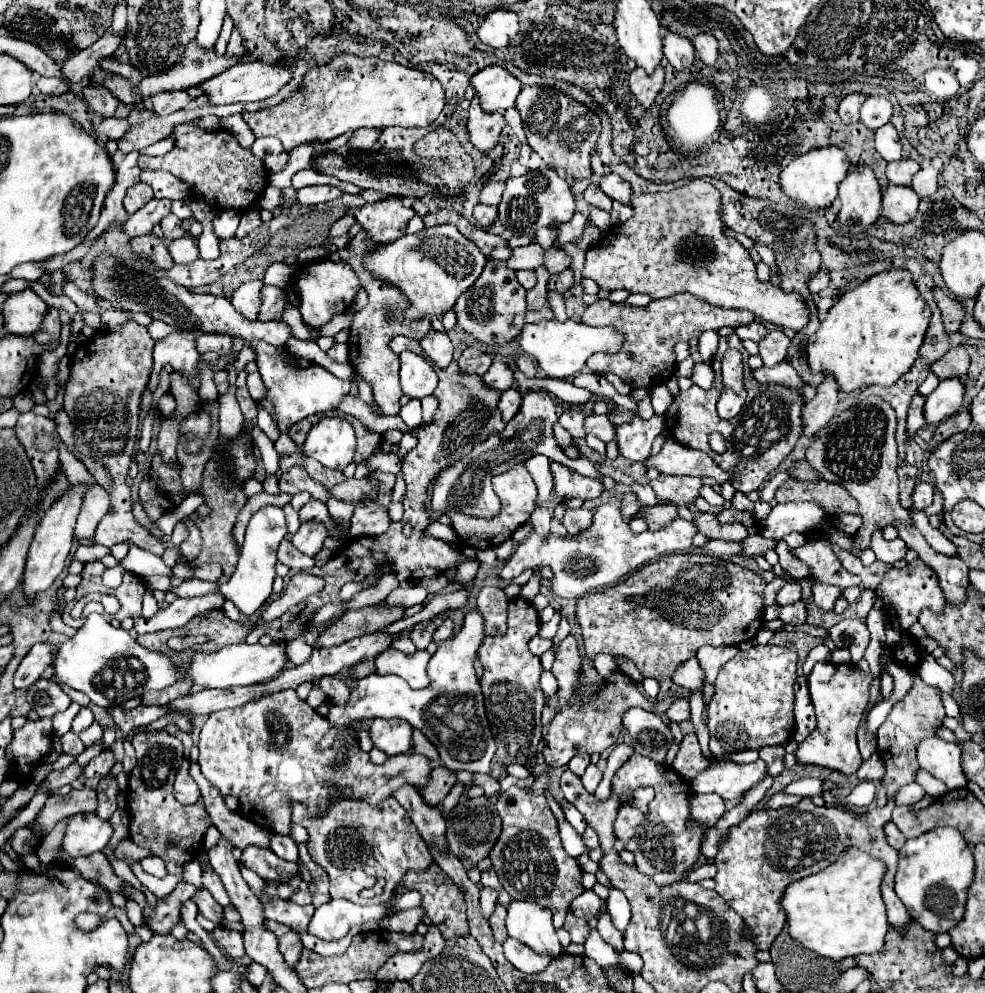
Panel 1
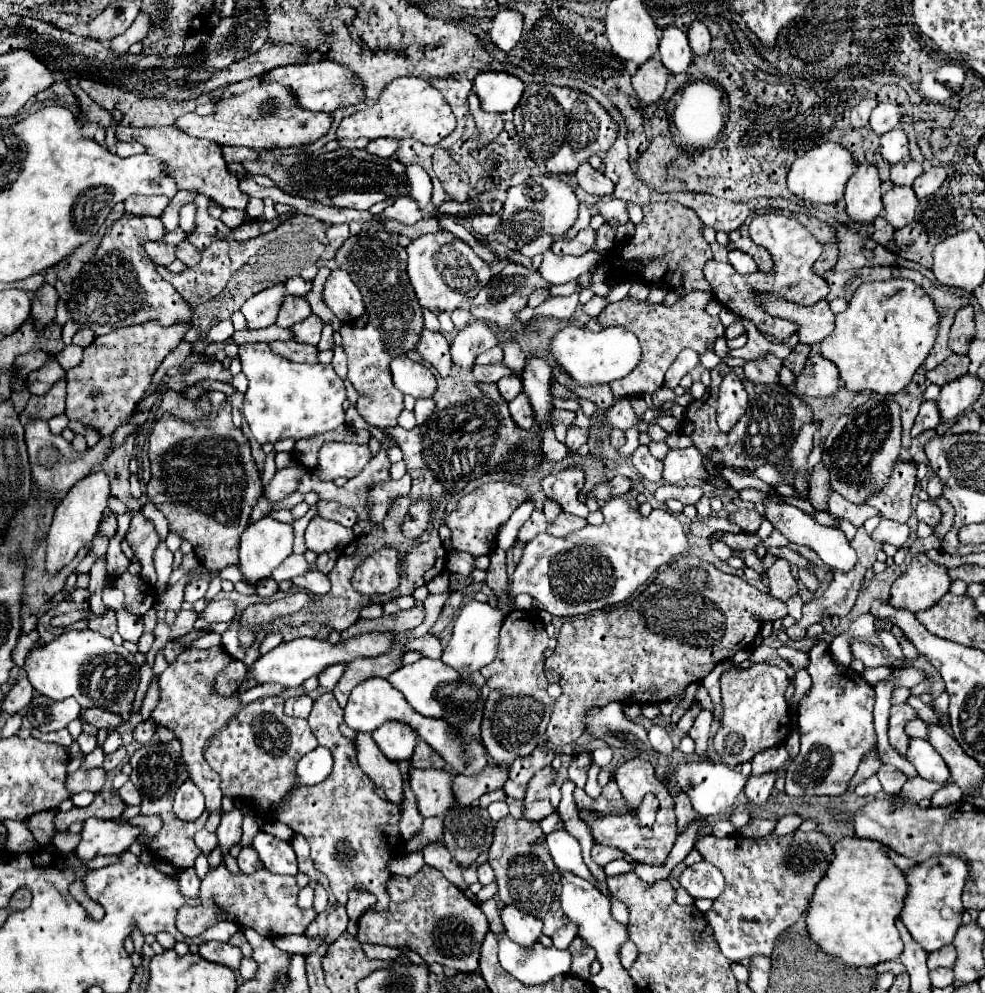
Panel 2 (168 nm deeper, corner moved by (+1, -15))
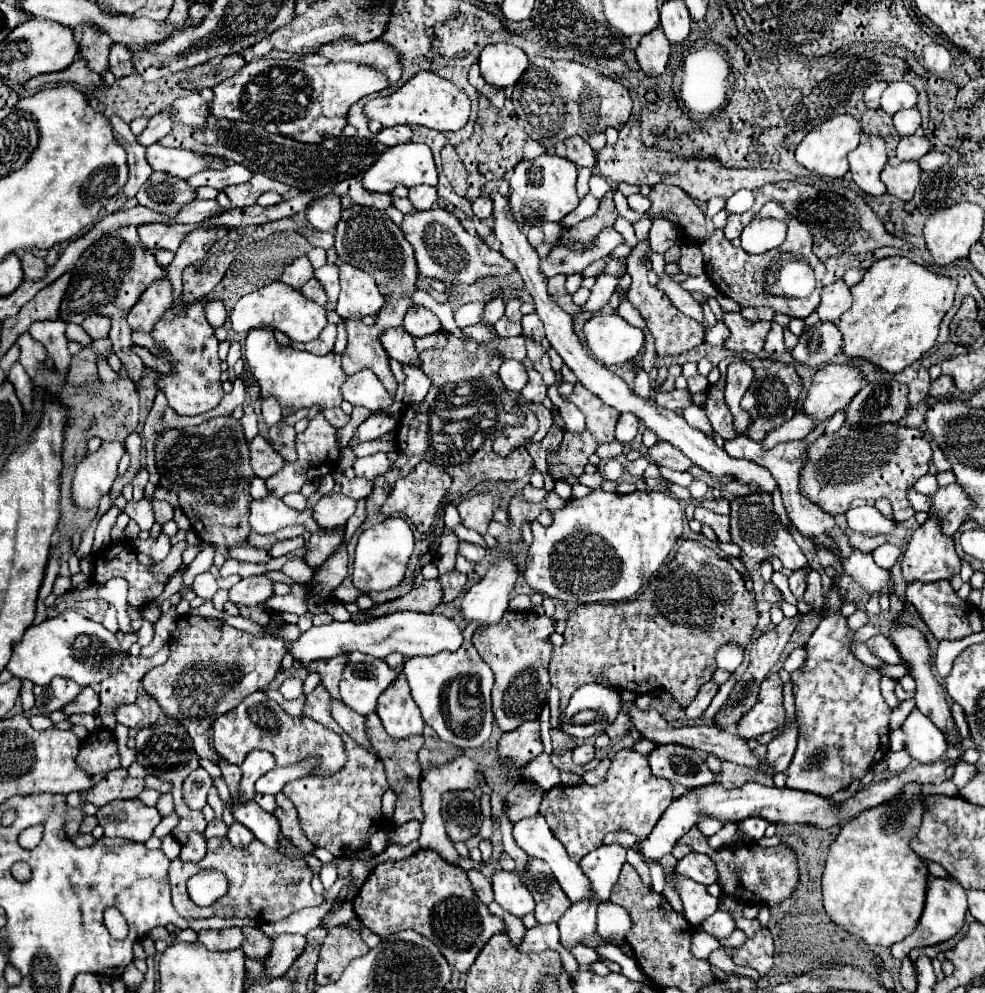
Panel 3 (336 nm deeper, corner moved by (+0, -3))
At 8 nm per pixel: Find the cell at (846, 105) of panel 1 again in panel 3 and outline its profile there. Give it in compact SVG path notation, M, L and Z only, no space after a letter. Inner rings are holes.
M876 81L876 83L872 83L868 89L866 89L866 93L864 93L864 103L870 107L870 109L878 109L880 107L880 95L882 95L882 91L886 89L886 81Z

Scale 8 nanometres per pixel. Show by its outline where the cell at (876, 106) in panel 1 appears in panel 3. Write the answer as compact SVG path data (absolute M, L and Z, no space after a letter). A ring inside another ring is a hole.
M896 81L896 83L890 83L886 87L886 91L882 93L880 107L886 113L894 115L896 111L916 107L916 101L918 101L918 91L910 83L906 83L906 81Z

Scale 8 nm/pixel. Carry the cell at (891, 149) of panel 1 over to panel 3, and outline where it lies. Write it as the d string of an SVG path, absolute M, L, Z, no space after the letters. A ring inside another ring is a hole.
M914 107L914 109L904 109L904 111L898 111L894 115L894 127L896 131L906 137L906 135L912 135L916 133L916 129L920 127L922 123L922 117L920 117L920 111Z

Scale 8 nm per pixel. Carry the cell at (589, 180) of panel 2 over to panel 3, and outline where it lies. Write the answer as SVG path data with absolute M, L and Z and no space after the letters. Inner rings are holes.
M572 137L564 141L566 145L566 157L576 163L576 167L596 167L596 155L594 149L582 139L582 137Z

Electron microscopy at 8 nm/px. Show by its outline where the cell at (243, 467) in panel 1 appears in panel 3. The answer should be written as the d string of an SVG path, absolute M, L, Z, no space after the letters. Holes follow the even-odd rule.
M214 417L196 427L170 429L158 437L156 465L162 487L176 491L180 509L188 515L194 533L208 545L234 547L250 535L250 467L248 443L240 421L232 417Z

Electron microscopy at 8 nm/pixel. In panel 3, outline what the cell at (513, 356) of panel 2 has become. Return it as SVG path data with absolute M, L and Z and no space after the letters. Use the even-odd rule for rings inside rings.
M510 297L506 301L506 317L514 319L514 321L520 321L522 319L522 313L520 313L520 307L522 307L522 299L520 297Z

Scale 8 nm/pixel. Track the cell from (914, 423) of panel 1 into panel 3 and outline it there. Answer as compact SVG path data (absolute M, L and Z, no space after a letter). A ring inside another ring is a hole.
M940 375L934 383L932 383L932 395L934 397L944 397L948 395L948 389L954 387L954 381L950 375Z

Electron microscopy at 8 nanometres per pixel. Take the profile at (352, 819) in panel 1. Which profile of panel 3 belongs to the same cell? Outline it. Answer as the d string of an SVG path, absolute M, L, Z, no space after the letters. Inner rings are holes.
M318 685L308 697L306 705L302 709L302 717L308 717L316 723L322 723L324 727L336 731L346 745L348 751L348 763L342 771L330 777L304 777L296 779L284 785L284 795L294 803L298 811L298 821L304 831L304 835L314 841L316 847L328 849L332 855L354 855L362 847L368 845L370 835L378 829L374 815L380 811L382 795L388 791L386 771L384 765L378 761L378 757L370 751L364 751L352 737L346 735L346 731L332 719L330 715L330 695L324 691L322 685Z

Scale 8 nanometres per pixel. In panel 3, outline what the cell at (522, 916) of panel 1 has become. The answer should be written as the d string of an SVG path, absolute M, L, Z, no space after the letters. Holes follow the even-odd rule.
M502 869L494 871L492 891L494 901L516 917L524 917L526 913L534 911L534 899L526 889L524 881L520 879L520 875L516 875L516 871L502 871Z

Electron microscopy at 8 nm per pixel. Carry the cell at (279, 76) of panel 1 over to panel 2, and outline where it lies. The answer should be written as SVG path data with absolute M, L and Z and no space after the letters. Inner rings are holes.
M327 59L305 63L305 65L277 67L263 75L263 83L279 83L279 85L287 87L291 91L291 97L295 99L297 107L303 107L307 111L327 111L329 113L341 105L359 103L363 99L361 83L357 79L353 79L353 75L345 67L341 67L333 61L327 61Z

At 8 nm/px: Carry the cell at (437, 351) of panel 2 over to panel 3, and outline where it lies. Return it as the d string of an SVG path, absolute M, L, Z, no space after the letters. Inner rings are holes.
M412 305L406 311L402 325L412 337L424 337L424 335L432 335L440 331L438 317L422 305Z

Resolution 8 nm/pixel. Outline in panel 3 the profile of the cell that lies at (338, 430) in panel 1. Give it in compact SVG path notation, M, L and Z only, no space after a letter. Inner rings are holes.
M374 411L370 413L370 417L358 427L356 431L356 439L352 441L352 447L362 443L362 441L372 441L372 439L378 439L382 437L384 433L390 433L398 427L398 421L388 415L386 411Z

